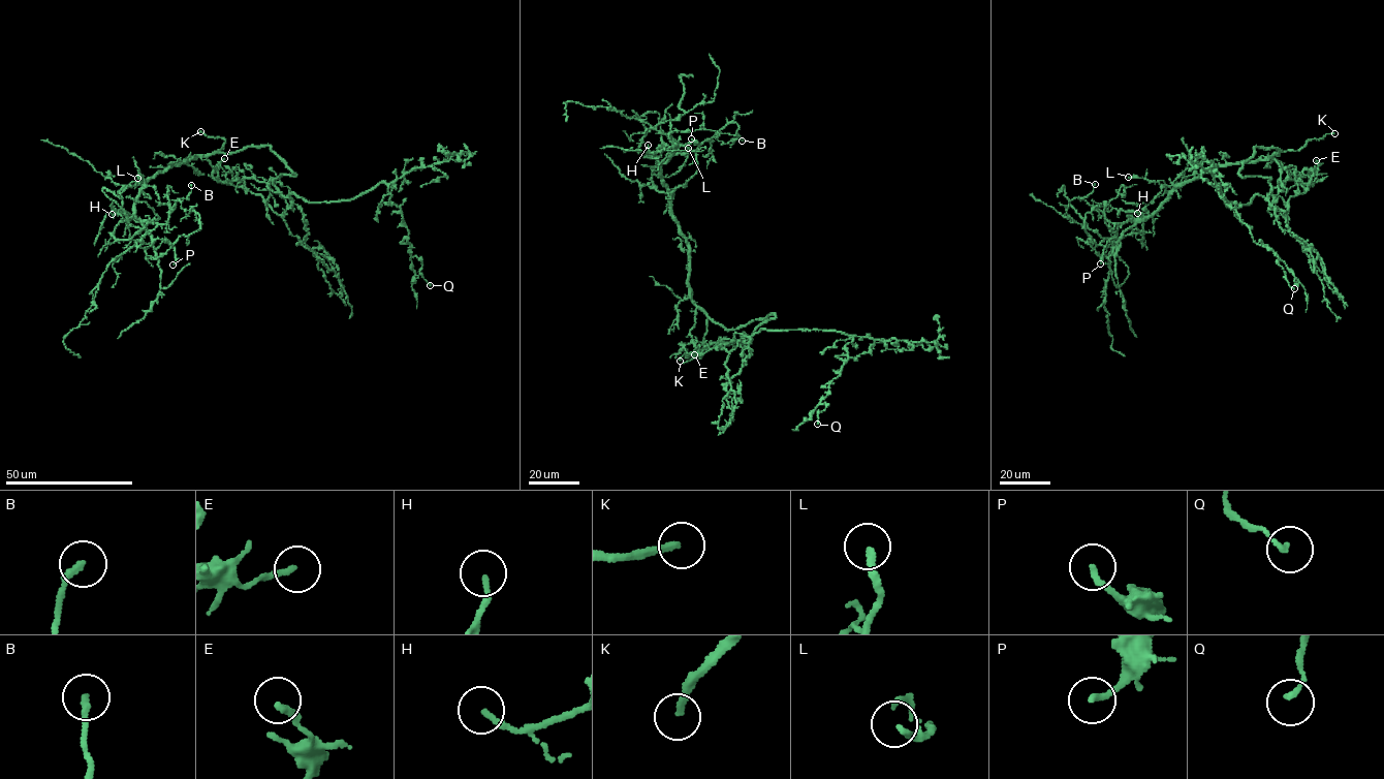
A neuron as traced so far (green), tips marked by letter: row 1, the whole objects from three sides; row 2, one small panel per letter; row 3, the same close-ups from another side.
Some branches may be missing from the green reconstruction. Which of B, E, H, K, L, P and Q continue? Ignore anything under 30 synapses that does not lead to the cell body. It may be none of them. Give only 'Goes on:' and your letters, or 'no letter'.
Goes on: K, L

